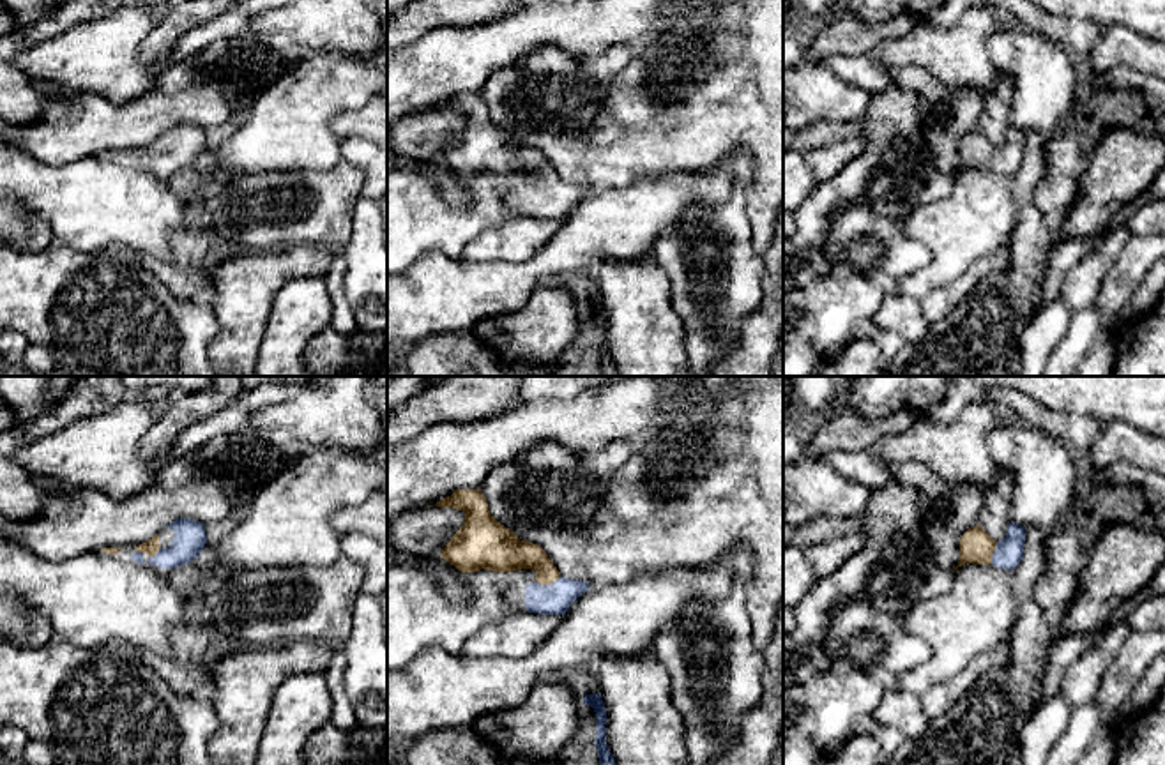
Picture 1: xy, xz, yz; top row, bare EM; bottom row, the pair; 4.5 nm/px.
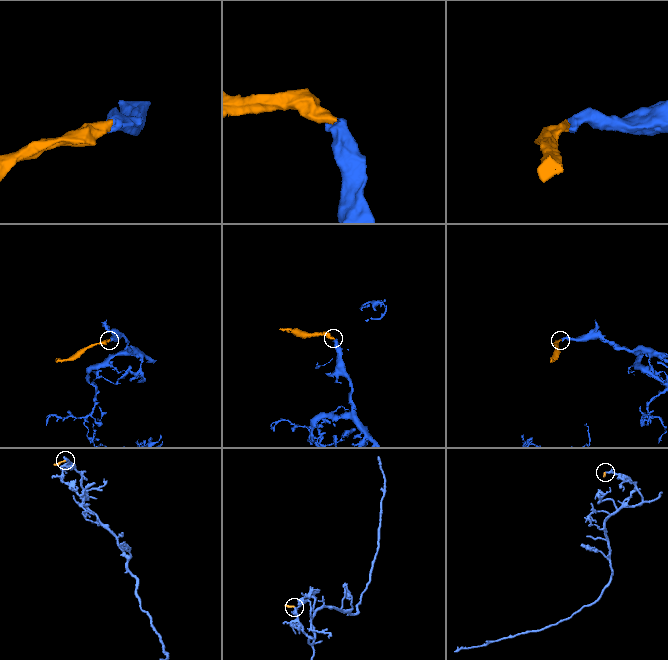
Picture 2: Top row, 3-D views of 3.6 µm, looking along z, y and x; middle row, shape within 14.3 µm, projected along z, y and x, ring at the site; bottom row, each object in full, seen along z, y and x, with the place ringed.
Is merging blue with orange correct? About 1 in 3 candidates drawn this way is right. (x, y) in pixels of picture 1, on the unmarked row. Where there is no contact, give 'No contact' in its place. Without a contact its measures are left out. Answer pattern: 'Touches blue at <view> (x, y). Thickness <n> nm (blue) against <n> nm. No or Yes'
Touches blue at xz (554, 186). Thickness 140 nm (blue) against 160 nm. Yes

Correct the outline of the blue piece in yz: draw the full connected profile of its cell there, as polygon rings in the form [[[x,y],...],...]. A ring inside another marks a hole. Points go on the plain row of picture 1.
[[[1013,125],[1008,129],[1006,141],[1001,147],[995,147],[979,129],[971,131],[960,143],[960,166],[955,175],[963,168],[994,168],[997,173],[1013,175],[1024,161],[1024,147],[1025,133]]]

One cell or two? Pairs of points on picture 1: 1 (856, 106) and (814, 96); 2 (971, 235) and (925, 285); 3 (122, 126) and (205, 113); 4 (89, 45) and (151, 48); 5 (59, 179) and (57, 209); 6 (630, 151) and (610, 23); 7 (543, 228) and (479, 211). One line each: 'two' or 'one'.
1: one
2: one
3: one
4: two
5: one
6: two
7: two

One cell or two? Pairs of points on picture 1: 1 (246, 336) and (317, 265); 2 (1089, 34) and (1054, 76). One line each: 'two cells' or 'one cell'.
1: one cell
2: two cells

